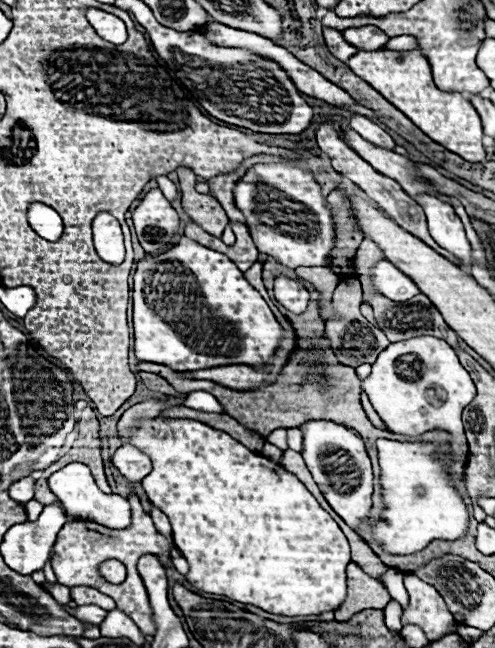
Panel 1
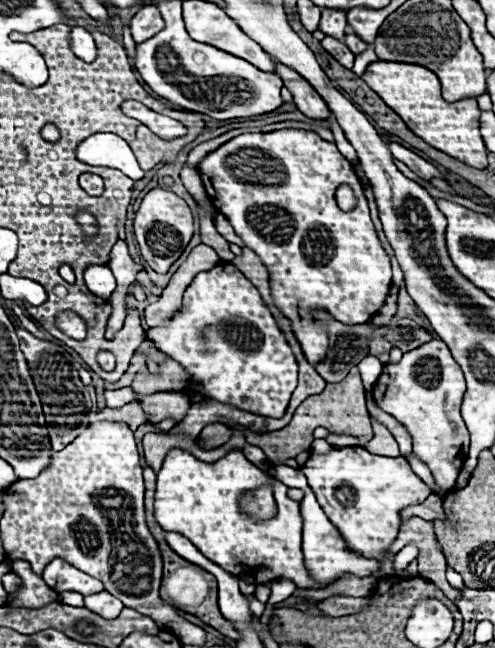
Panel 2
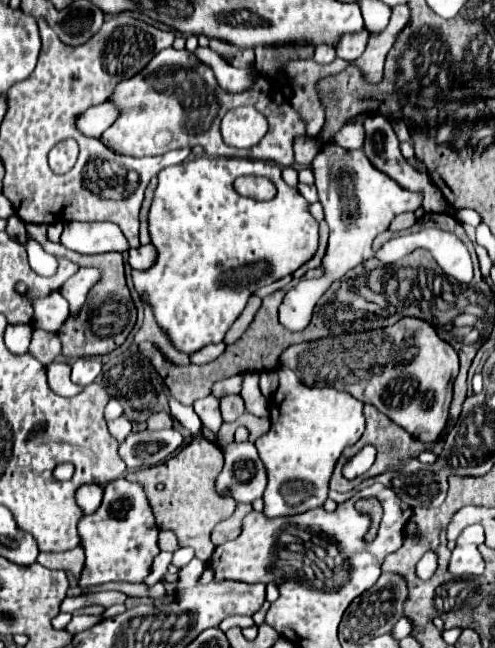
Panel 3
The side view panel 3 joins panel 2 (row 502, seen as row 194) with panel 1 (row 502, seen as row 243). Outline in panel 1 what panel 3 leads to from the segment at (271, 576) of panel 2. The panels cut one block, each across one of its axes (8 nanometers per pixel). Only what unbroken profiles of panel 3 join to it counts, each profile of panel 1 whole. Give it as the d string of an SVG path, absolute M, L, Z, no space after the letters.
M162 418L144 420L138 424L138 428L132 432L132 436L122 442L138 446L144 454L150 456L154 468L142 480L142 486L144 486L150 502L170 518L172 532L174 532L174 544L190 564L190 572L186 574L186 578L196 588L200 588L204 592L228 596L228 598L242 602L242 604L254 604L266 612L282 614L282 616L320 616L324 612L334 612L344 604L344 600L346 600L346 566L350 564L348 540L346 540L344 532L340 530L340 526L330 518L330 514L326 510L320 508L316 498L306 490L306 486L292 472L288 472L280 464L276 464L256 452L250 452L246 446L242 446L230 434L210 428L210 426L204 426L204 424L198 424L194 420L168 420L168 418L166 420L162 420Z

